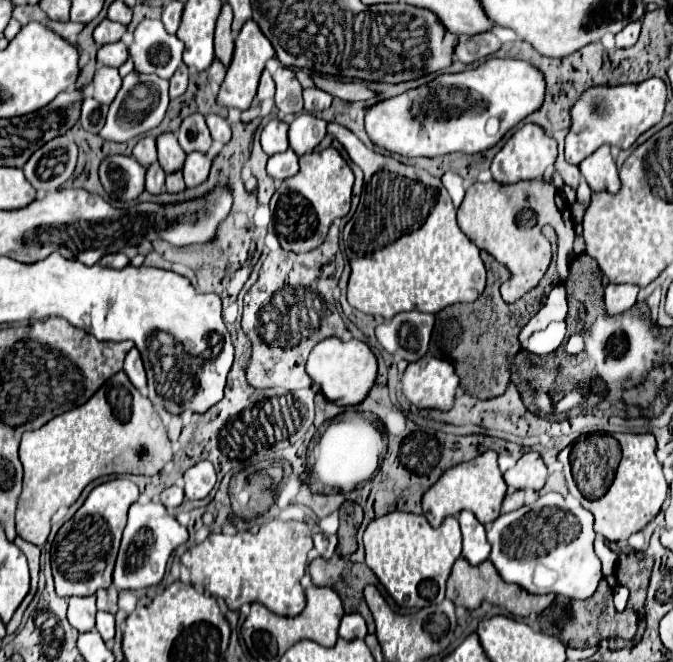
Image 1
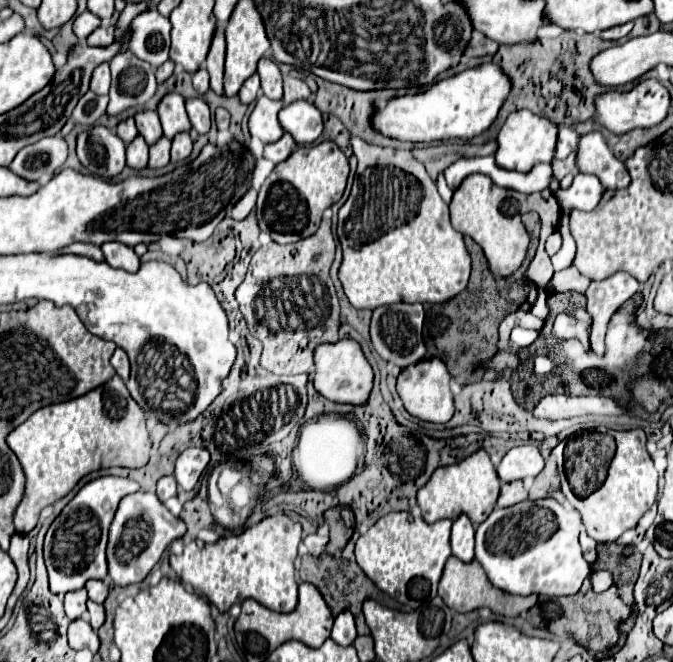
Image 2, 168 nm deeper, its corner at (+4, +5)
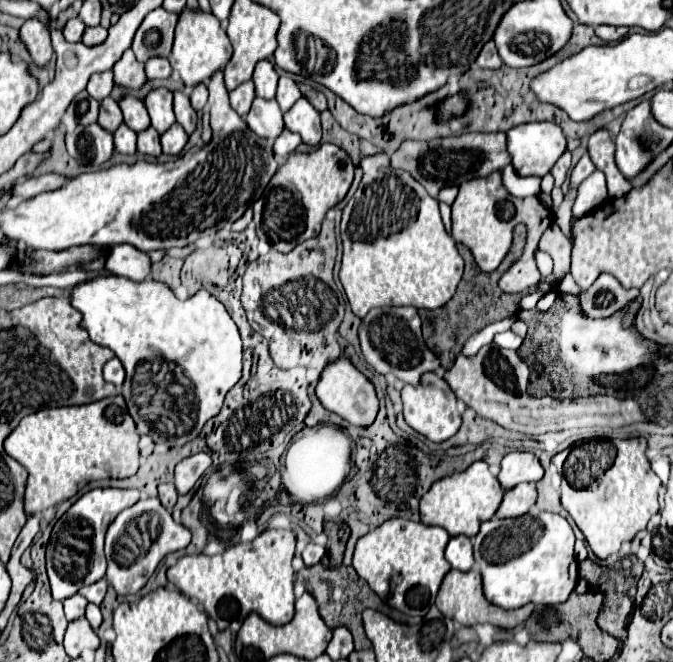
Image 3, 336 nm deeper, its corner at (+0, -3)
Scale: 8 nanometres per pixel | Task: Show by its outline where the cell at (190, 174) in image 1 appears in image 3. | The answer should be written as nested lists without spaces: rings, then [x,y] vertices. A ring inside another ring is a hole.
[[[174,124],[174,126],[170,126],[170,130],[166,130],[166,134],[160,136],[162,152],[168,156],[176,156],[182,152],[186,140],[188,140],[188,134],[182,130],[182,126]]]

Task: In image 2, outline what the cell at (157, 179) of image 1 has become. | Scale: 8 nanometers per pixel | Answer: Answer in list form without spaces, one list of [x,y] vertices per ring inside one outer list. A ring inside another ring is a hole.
[[[138,136],[132,144],[126,148],[126,164],[134,170],[144,170],[148,166],[148,144],[142,136]]]

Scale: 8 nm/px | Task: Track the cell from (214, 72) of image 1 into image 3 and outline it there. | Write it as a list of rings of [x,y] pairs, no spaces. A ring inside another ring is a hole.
[[[198,84],[192,88],[190,92],[190,102],[192,102],[192,108],[196,112],[202,112],[206,102],[208,102],[208,90],[206,90],[206,84]]]

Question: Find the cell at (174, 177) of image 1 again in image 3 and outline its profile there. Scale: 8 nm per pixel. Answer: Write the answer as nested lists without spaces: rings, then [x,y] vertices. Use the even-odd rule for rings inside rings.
[[[146,128],[142,132],[138,132],[138,152],[144,156],[160,156],[160,140],[158,140],[158,132],[154,128]]]

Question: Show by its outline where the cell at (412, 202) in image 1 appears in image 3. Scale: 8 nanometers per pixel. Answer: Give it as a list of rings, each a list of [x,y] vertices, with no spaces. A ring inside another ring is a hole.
[[[386,154],[362,158],[364,178],[356,194],[348,200],[342,212],[342,268],[340,280],[346,290],[352,312],[364,318],[376,306],[414,306],[436,310],[444,306],[456,292],[464,272],[464,260],[456,250],[456,242],[444,230],[438,200],[434,200],[422,184],[406,172],[394,172],[388,166]]]

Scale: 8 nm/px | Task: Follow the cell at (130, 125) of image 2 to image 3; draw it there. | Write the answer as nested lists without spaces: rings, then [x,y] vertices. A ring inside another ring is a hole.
[[[108,96],[100,102],[100,112],[98,112],[98,124],[106,128],[108,132],[114,132],[122,124],[122,112],[118,104]]]

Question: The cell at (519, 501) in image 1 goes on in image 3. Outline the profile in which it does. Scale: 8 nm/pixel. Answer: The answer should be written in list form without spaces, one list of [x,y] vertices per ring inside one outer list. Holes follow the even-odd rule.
[[[518,484],[512,490],[506,490],[502,504],[496,510],[496,518],[518,518],[526,514],[534,502],[536,502],[536,486]]]

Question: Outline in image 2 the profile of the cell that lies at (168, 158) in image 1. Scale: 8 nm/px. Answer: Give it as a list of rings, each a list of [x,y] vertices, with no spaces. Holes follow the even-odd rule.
[[[140,112],[136,114],[136,126],[142,138],[146,138],[146,144],[150,146],[150,142],[158,142],[158,138],[162,138],[162,126],[158,122],[158,114],[156,112]]]

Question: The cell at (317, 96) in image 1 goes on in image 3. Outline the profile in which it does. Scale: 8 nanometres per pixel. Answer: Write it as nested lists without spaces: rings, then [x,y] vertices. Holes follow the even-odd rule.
[[[282,76],[278,82],[278,90],[276,90],[276,102],[278,102],[280,110],[286,112],[300,96],[302,94],[300,94],[296,82],[290,76]]]

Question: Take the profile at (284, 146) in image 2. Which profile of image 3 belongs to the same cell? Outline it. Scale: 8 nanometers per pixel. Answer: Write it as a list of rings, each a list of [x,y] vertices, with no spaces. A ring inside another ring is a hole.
[[[284,128],[284,132],[282,132],[282,134],[276,138],[276,142],[274,142],[274,152],[276,152],[276,156],[290,154],[290,152],[296,150],[296,146],[298,146],[300,142],[302,142],[302,140],[298,138],[298,134],[294,134],[294,132],[290,132],[290,130]]]

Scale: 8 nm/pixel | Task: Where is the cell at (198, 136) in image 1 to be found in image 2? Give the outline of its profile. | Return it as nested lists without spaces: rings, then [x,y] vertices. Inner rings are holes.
[[[166,94],[158,106],[158,116],[166,138],[174,138],[174,134],[180,134],[182,130],[192,130],[190,118],[186,114],[186,104],[180,94]]]

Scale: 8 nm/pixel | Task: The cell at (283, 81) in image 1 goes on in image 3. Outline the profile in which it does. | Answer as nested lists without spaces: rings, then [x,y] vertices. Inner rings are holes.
[[[260,60],[254,68],[252,74],[254,86],[256,86],[256,96],[260,98],[274,98],[276,96],[276,84],[278,84],[278,74],[274,66],[268,60]]]

